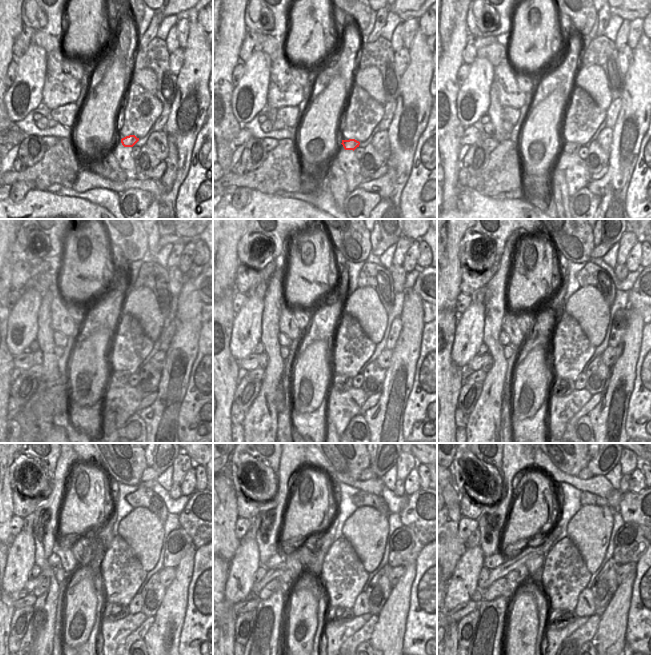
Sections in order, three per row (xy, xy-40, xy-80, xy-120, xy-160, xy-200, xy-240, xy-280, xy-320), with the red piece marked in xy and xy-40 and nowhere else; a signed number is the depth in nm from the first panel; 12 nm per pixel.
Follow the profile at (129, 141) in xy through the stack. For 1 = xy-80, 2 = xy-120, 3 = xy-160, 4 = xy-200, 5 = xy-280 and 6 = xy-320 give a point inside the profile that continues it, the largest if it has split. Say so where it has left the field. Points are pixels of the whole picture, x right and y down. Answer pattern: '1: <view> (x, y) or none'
1: xy-80 (570, 148)
2: xy-120 (118, 377)
3: xy-160 (342, 382)
4: xy-200 (567, 386)
5: xy-280 (341, 615)
6: xy-320 (563, 618)

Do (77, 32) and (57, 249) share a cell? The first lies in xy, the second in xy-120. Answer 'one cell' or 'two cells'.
two cells

